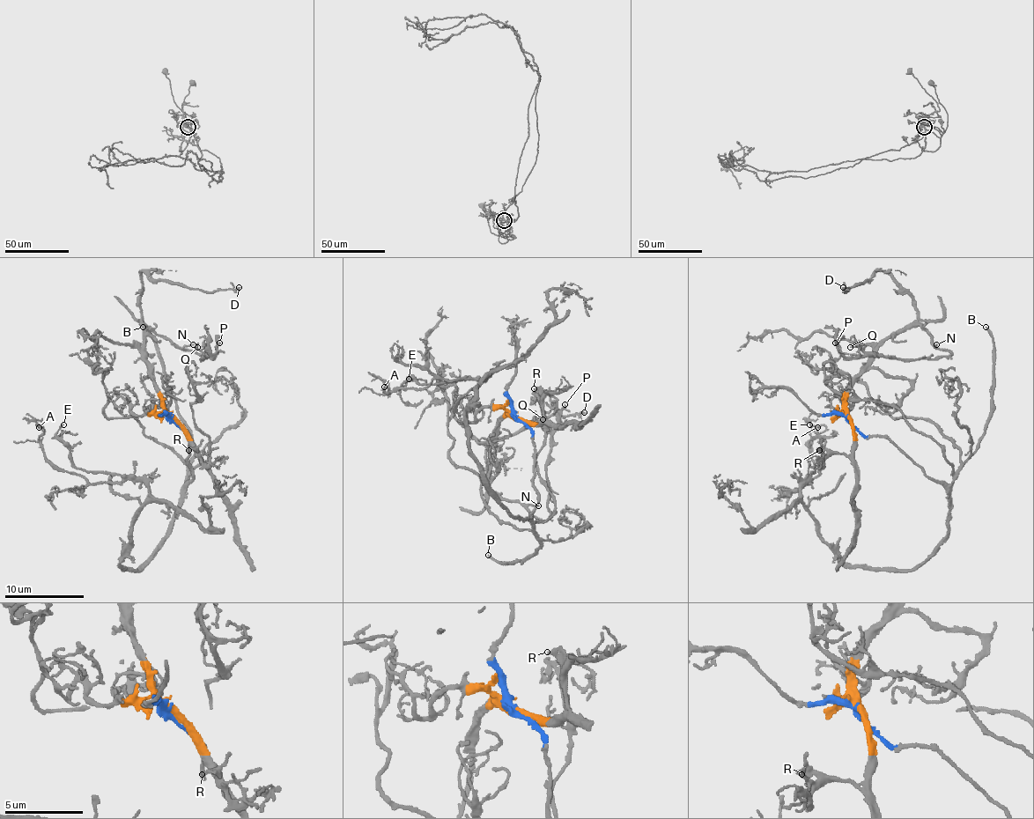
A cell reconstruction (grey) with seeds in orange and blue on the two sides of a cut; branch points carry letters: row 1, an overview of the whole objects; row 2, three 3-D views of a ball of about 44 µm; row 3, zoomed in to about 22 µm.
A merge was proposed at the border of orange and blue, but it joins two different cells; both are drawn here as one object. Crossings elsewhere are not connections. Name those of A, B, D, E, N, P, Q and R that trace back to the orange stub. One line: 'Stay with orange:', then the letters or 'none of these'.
Stay with orange: D, N, P, Q, R

